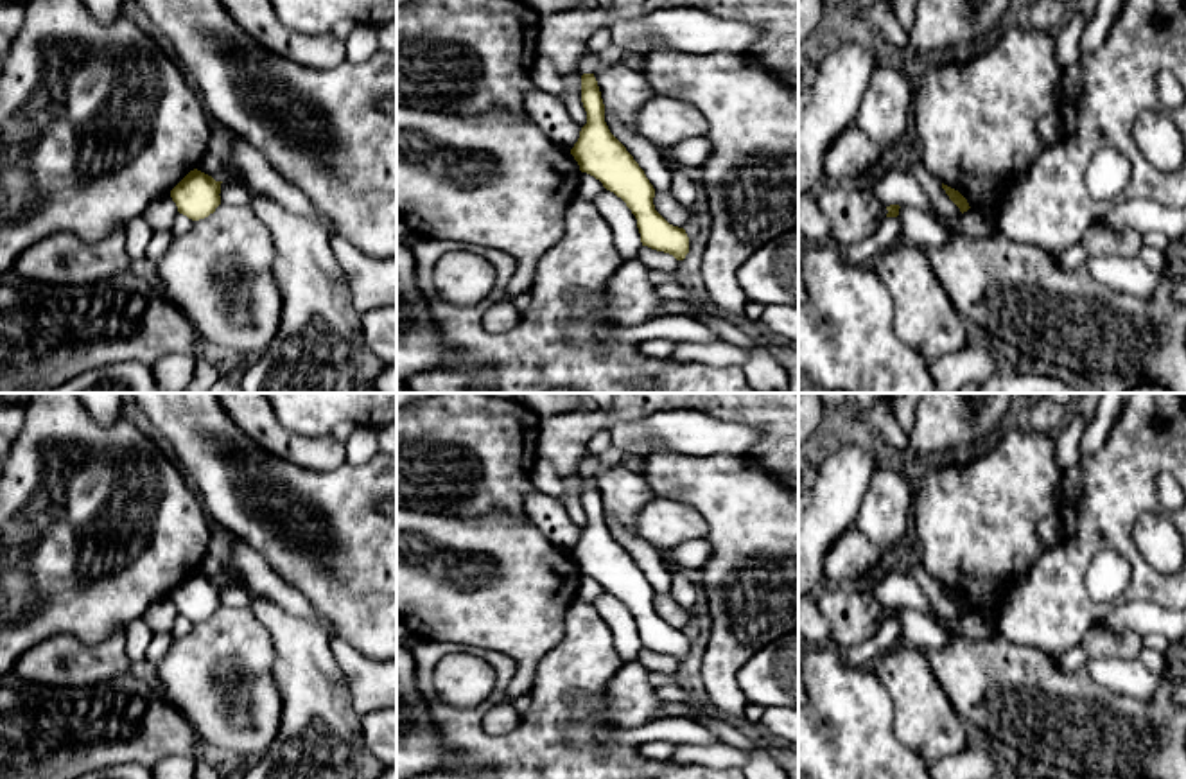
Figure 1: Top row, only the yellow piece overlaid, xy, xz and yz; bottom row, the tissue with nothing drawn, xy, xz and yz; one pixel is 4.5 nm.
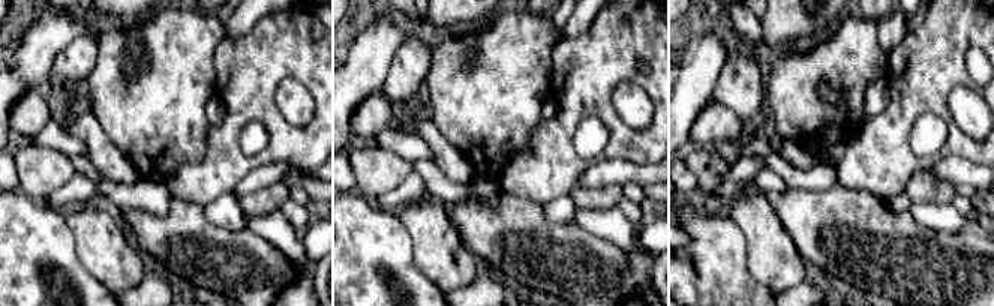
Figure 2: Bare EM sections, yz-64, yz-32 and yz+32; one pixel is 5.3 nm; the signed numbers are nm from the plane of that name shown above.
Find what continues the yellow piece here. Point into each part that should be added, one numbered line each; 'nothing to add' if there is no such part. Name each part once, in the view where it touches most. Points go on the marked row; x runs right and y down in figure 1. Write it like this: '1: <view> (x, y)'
nothing to add

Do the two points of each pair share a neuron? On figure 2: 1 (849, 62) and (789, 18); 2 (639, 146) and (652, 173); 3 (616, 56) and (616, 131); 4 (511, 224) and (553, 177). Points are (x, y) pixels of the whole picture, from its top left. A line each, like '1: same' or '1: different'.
1: different
2: different
3: same
4: different

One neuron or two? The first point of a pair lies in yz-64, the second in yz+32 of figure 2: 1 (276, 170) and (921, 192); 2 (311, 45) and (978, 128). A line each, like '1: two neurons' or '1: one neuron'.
1: two neurons
2: two neurons

